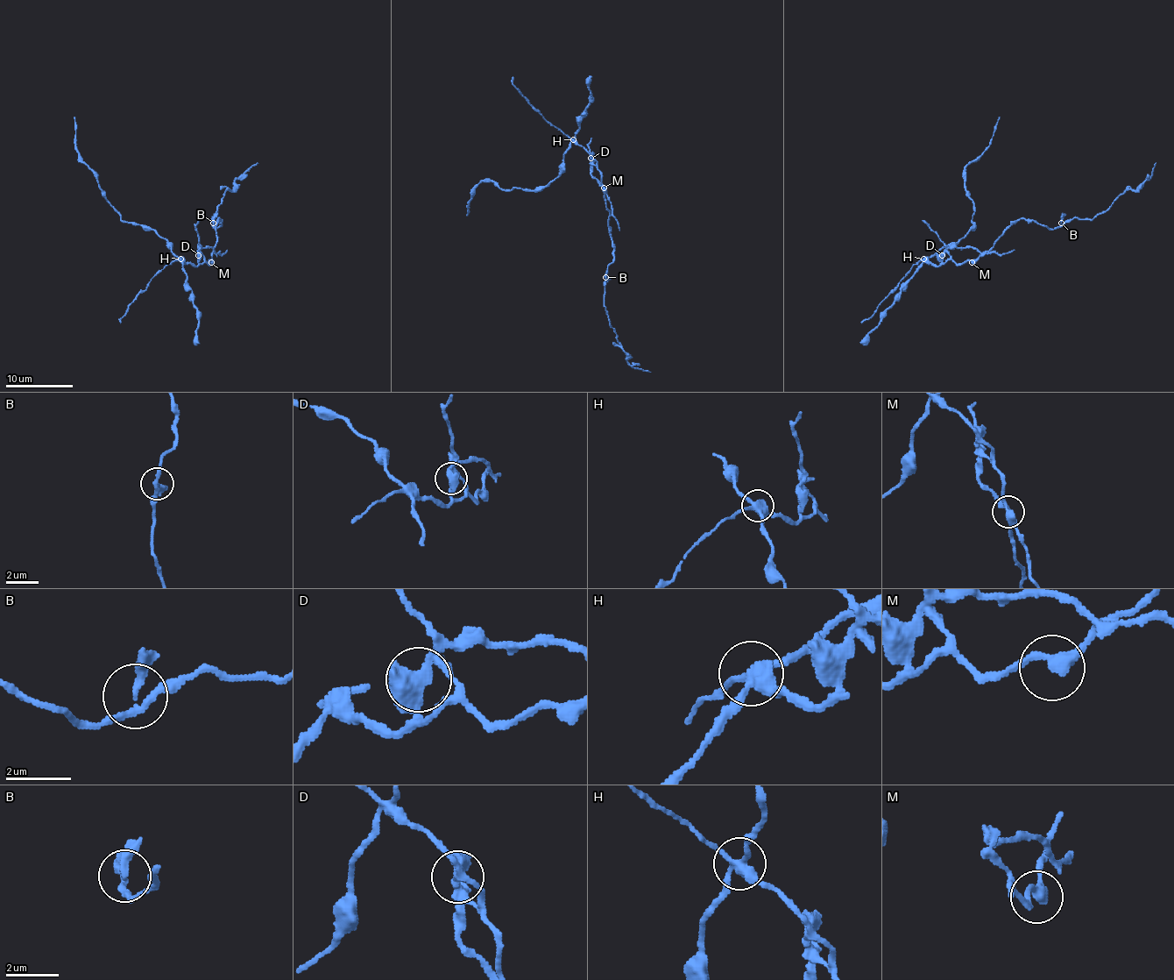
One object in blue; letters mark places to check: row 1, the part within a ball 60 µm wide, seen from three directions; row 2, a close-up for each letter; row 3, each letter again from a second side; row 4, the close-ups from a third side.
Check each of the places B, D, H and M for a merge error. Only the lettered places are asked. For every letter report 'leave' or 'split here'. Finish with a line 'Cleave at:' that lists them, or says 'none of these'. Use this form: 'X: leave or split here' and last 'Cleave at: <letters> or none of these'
B: leave
D: split here
H: split here
M: leave
Cleave at: D, H

